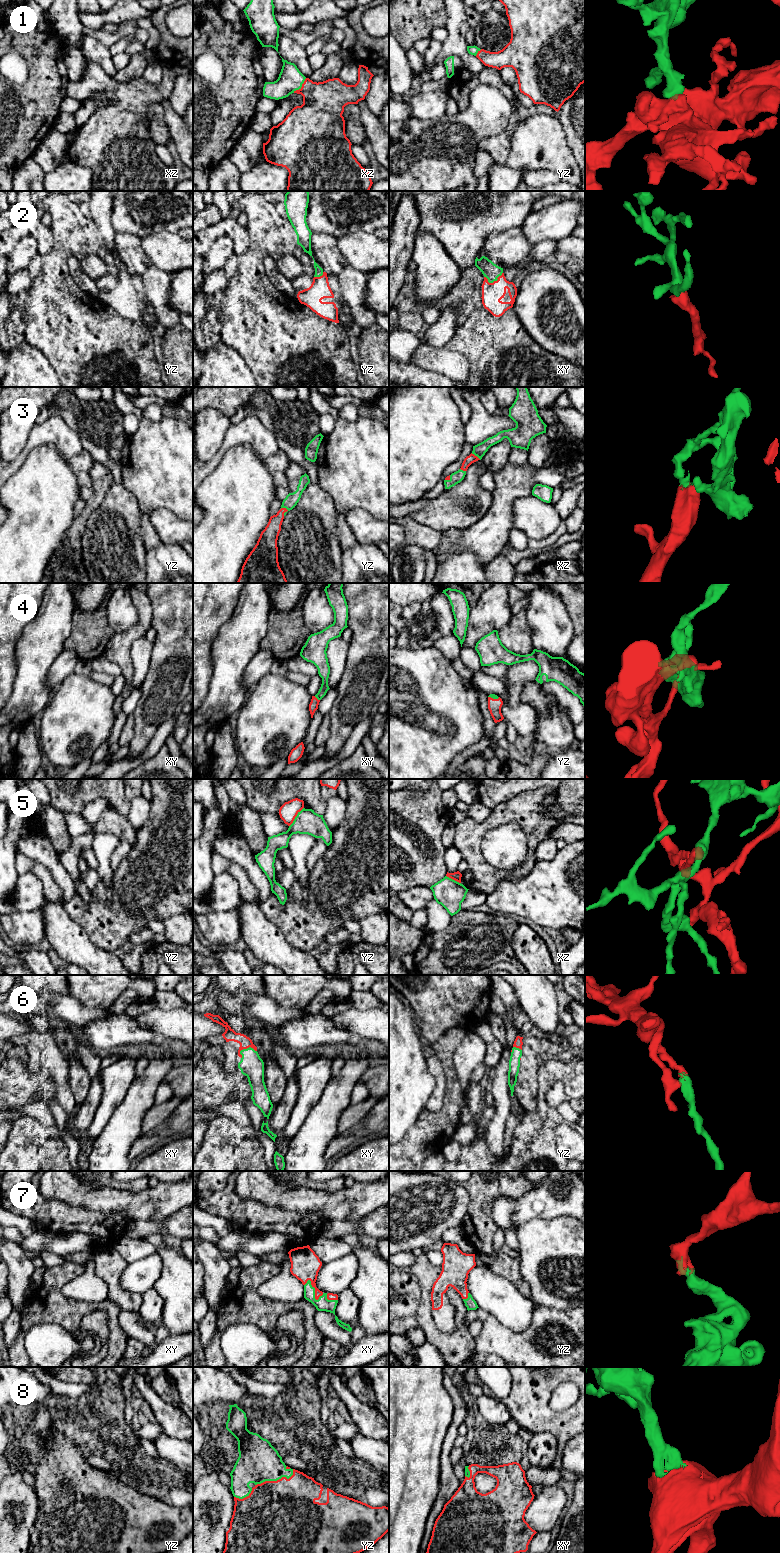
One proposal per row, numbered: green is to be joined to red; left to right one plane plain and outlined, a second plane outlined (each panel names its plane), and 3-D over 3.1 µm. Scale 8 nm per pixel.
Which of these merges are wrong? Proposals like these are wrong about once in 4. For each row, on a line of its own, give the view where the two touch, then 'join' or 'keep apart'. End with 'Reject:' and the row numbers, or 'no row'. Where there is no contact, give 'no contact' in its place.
1: xz | join
2: xy | join
3: yz | join
4: xy | join
5: yz | keep apart
6: xy | join
7: xy | join
8: yz | join
Reject: 5

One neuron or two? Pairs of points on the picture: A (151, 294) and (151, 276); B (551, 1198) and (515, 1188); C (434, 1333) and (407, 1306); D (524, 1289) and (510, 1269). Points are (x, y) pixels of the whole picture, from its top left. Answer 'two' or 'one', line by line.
A: one
B: two
C: two
D: one

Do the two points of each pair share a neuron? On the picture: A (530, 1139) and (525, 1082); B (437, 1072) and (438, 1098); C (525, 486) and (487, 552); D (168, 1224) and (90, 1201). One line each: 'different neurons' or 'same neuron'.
A: different neurons
B: same neuron
C: same neuron
D: different neurons

